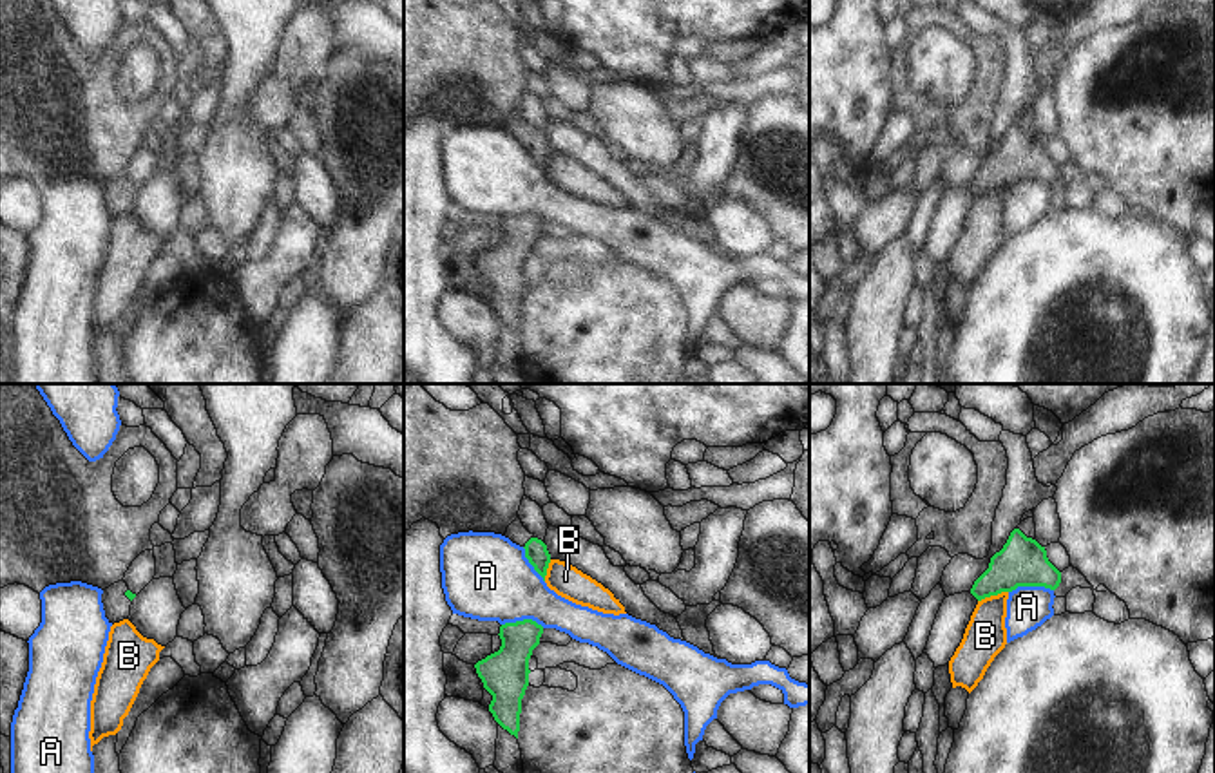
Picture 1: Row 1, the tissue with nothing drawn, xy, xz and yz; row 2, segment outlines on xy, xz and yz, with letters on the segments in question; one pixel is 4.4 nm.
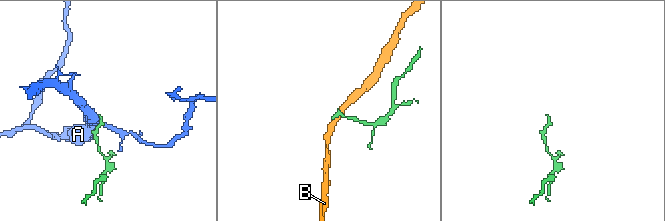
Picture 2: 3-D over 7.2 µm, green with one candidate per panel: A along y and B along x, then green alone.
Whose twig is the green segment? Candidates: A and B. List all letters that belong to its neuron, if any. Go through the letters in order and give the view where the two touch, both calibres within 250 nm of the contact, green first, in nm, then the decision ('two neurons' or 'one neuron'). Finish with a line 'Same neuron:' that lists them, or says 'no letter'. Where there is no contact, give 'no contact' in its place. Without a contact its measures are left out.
A: meets green in yz; 220 nm thick on the green side, 190 nm on the other; two neurons
B: meets green in yz; 220 nm thick on the green side, 190 nm on the other; two neurons
Same neuron: no letter

